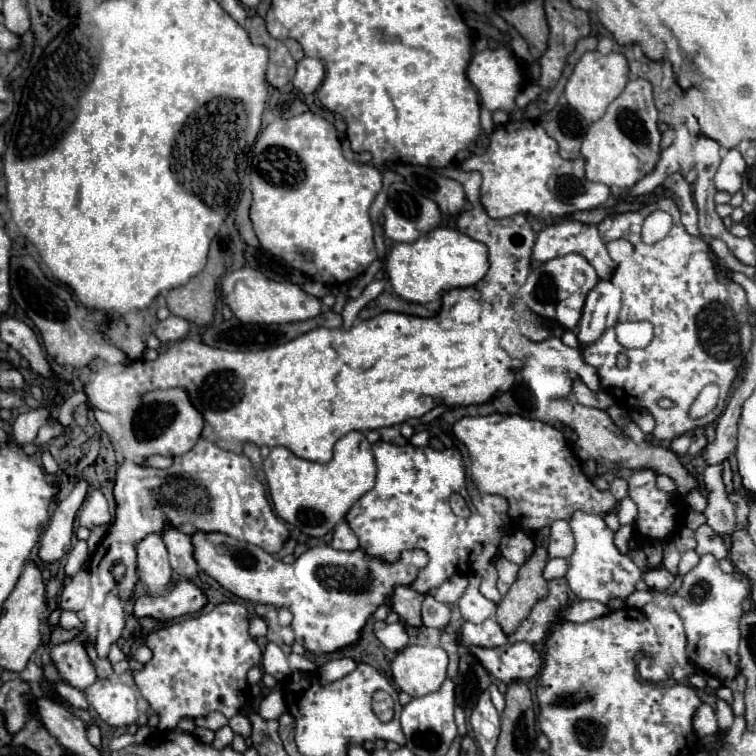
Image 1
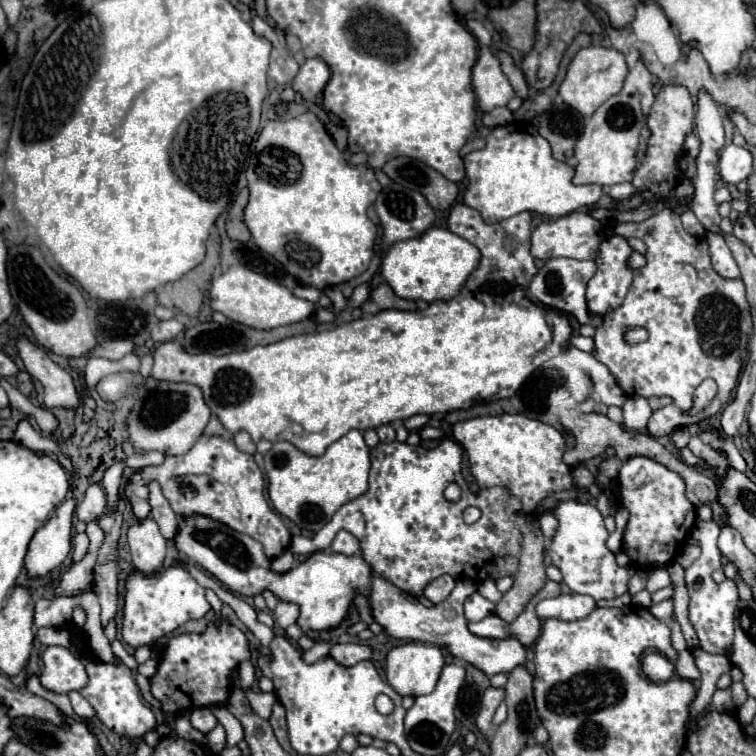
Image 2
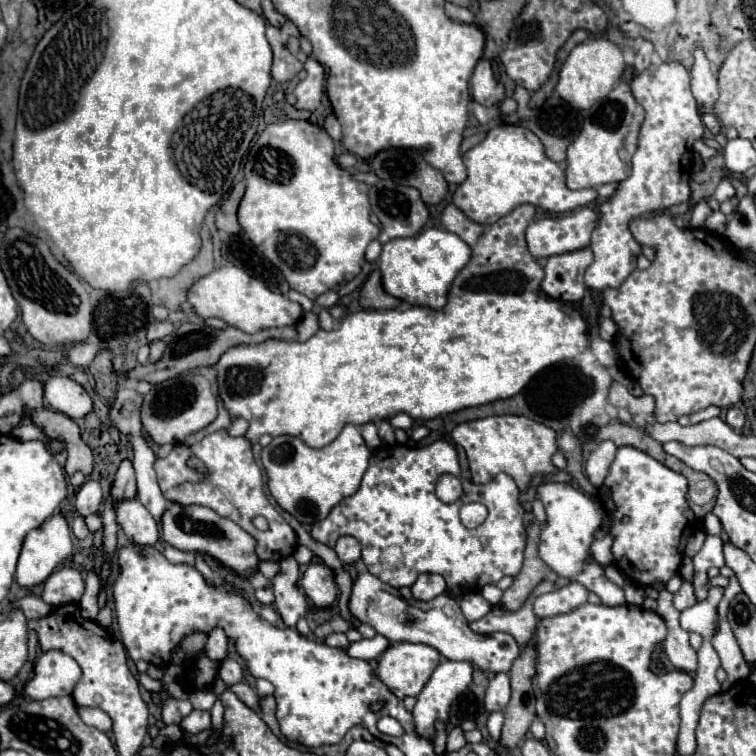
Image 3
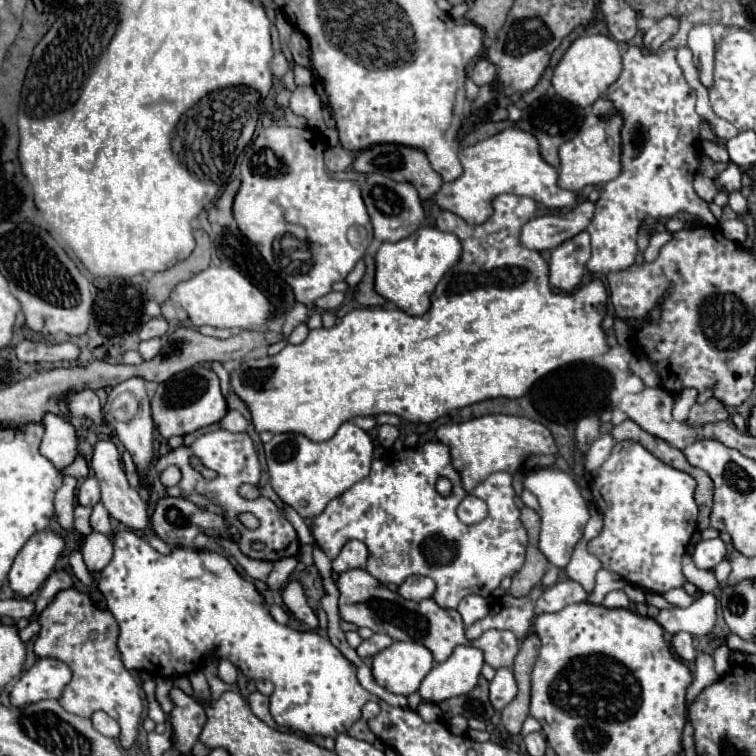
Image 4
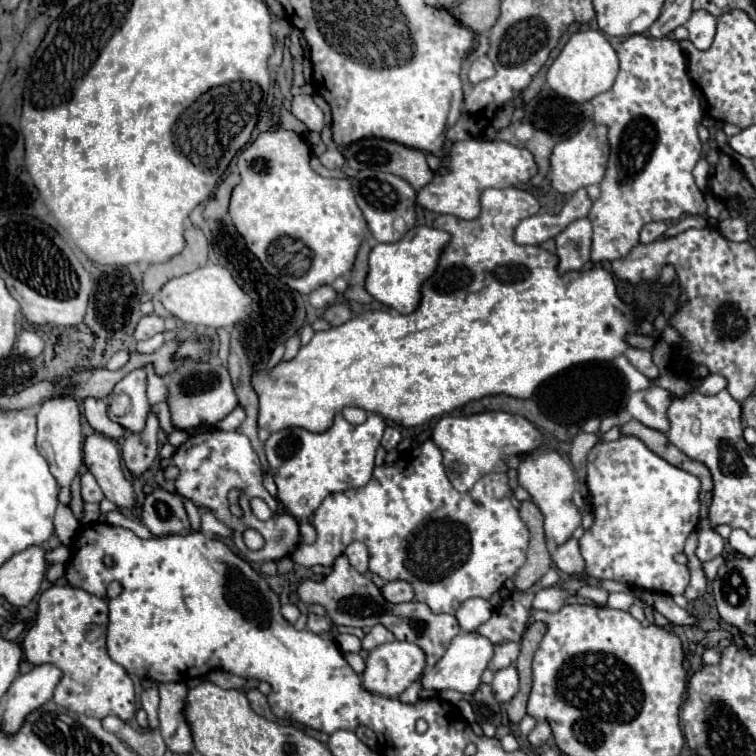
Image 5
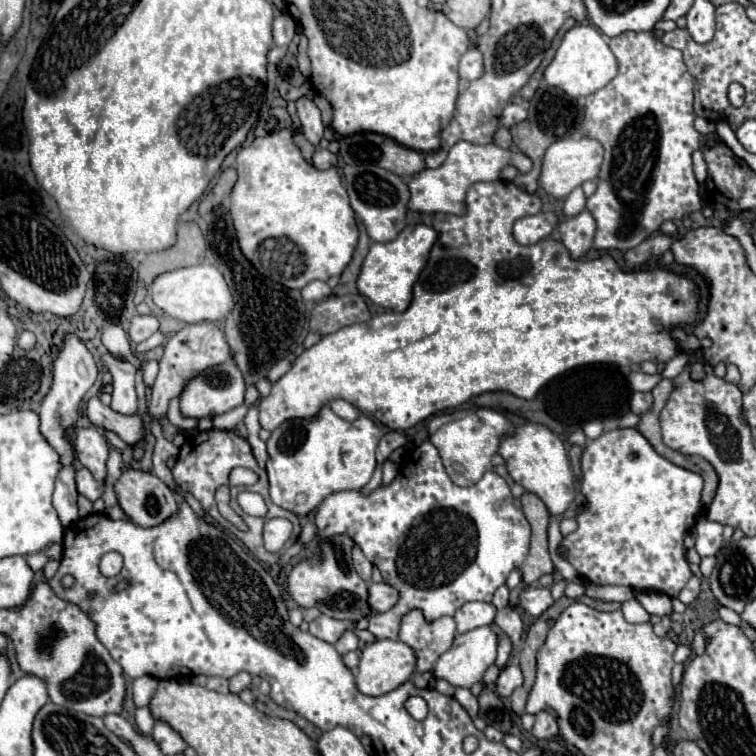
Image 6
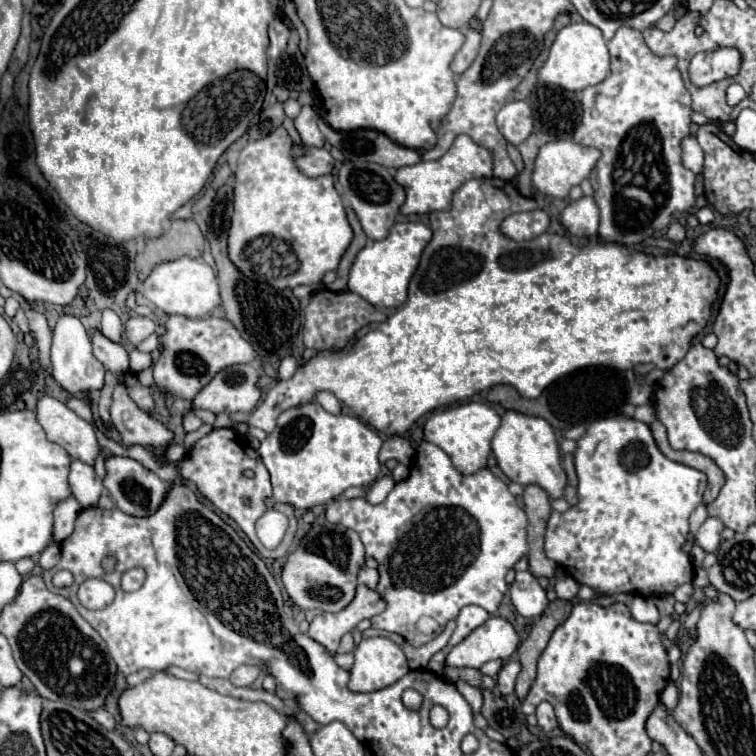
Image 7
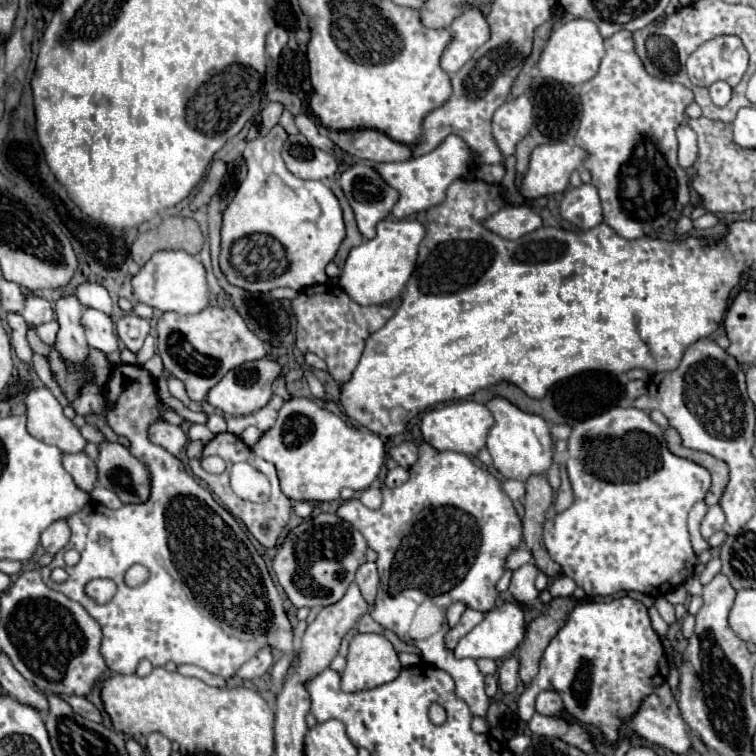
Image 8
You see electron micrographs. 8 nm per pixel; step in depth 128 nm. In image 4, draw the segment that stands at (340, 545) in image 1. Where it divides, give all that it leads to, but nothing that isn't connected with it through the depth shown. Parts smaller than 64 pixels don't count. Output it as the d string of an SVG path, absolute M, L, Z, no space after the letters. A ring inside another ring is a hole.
M350 540L338 554L338 558L332 562L332 570L336 574L348 570L348 568L364 568L368 560L368 548L360 540Z

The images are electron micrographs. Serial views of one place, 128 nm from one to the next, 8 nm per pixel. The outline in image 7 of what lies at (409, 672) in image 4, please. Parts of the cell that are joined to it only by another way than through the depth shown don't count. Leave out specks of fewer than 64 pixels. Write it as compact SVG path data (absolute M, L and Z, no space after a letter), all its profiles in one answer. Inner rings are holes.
M362 638L354 648L348 688L352 692L374 692L394 684L408 670L402 648L390 638Z

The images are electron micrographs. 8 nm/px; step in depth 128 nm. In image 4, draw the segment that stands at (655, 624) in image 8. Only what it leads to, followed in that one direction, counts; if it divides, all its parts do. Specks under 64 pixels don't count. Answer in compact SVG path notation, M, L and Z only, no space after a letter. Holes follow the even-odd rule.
M614 590L614 592L610 592L606 598L604 598L604 602L602 602L606 608L626 608L628 604L630 604L630 600L628 600L628 596L622 592L622 590Z

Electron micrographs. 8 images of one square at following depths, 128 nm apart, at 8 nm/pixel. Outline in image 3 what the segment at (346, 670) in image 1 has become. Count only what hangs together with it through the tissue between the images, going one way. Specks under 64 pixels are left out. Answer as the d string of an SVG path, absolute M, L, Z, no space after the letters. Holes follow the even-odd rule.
M376 634L374 638L370 640L360 640L360 642L354 642L350 644L350 648L346 650L352 658L360 658L360 660L372 660L372 658L378 658L386 648L390 646L390 640L382 634Z

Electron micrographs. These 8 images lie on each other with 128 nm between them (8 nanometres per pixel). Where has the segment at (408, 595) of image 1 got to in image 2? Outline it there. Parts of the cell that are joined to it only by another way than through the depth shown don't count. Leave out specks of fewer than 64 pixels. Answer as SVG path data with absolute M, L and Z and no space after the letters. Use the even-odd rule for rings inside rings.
M372 576L368 602L372 608L374 620L386 630L388 636L400 638L400 640L418 640L418 642L436 644L440 648L446 648L446 654L476 666L478 670L482 670L488 676L494 676L498 672L508 674L508 672L512 672L512 668L524 664L526 650L516 638L492 640L492 638L480 638L476 634L468 632L468 620L464 618L462 604L474 592L476 592L474 580L460 580L444 602L434 604L434 606L424 606L422 602L404 594L400 588L396 588L388 580L384 580L380 576Z

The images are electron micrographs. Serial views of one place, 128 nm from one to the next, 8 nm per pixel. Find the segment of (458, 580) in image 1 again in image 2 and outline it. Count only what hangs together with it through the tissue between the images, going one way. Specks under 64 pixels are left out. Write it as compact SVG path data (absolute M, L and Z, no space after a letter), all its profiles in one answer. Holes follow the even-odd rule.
M438 576L436 580L432 580L430 584L426 584L426 588L424 588L424 596L430 600L430 602L434 602L434 604L438 604L438 602L442 602L442 600L446 600L448 598L448 594L452 592L452 588L454 588L454 584L456 584L456 580L452 578L452 576Z

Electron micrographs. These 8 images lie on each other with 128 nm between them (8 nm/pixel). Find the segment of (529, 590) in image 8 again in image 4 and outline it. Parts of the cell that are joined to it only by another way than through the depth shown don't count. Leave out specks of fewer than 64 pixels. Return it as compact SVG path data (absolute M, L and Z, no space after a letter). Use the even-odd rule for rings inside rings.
M562 580L562 582L556 582L554 586L550 586L542 592L540 600L536 602L536 614L558 612L568 604L584 602L584 600L586 600L586 592L578 582Z

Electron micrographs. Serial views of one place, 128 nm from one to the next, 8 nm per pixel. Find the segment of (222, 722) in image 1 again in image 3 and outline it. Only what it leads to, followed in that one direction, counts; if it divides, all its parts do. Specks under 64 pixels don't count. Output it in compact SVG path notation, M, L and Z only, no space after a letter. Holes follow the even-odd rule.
M192 710L186 718L182 718L180 728L186 734L198 734L198 732L210 728L210 712L206 712L206 710Z

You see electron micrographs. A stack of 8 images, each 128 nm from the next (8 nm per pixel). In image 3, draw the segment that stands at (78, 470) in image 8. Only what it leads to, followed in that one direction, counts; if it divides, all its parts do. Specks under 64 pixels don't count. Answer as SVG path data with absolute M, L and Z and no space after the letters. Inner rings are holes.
M88 480L80 486L80 490L76 494L76 510L82 516L98 512L102 508L102 502L104 502L104 494L96 480Z

